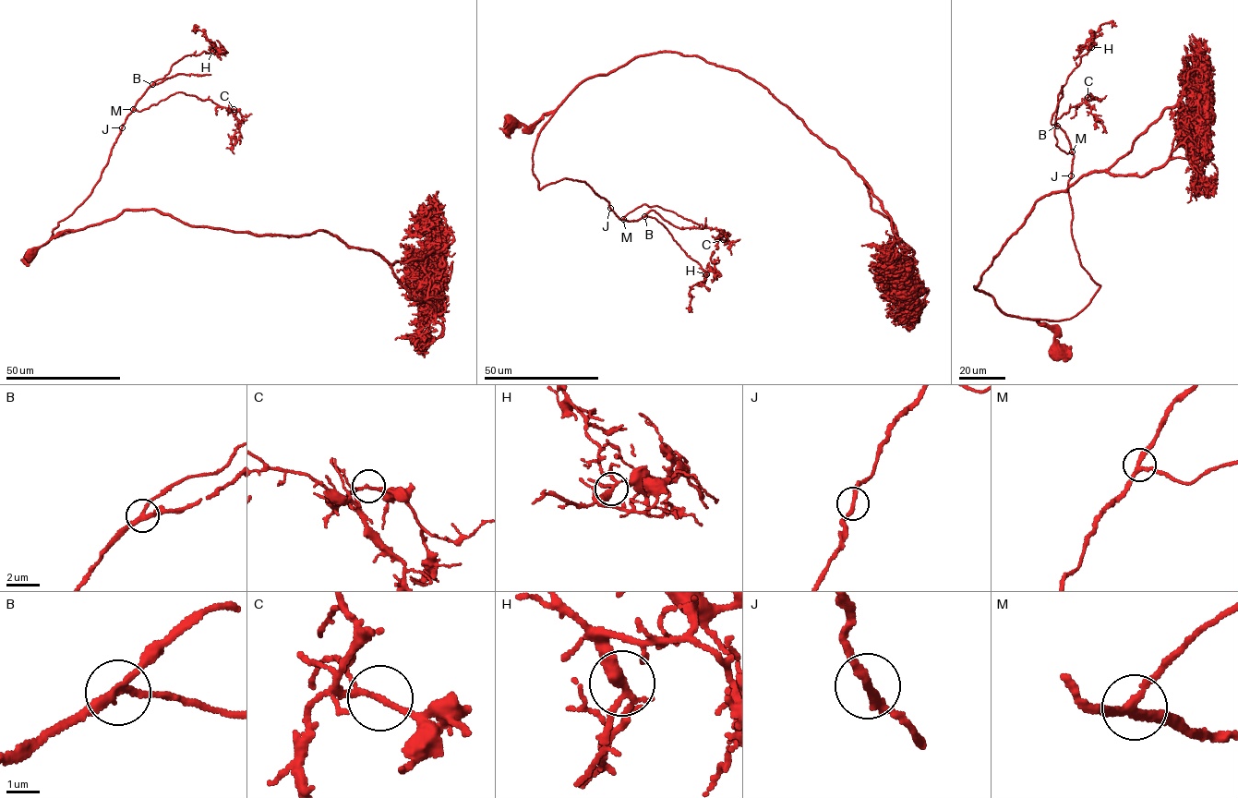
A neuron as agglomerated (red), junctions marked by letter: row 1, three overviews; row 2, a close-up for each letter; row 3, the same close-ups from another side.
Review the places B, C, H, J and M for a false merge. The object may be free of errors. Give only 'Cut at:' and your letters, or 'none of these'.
Cut at: none of these

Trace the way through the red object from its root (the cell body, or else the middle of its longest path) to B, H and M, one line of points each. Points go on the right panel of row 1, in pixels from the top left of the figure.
B: (1060, 353), (1052, 330), (1037, 319), (1071, 318), (1099, 285), (1072, 237), (1074, 155), (1057, 126)
H: (1060, 353), (1037, 319), (1071, 318), (1099, 285), (1072, 237), (1074, 155), (1055, 117), (1091, 47)
M: (1060, 353), (1052, 330), (1037, 319), (1071, 318), (1099, 285), (1081, 265), (1072, 235), (1072, 151)

